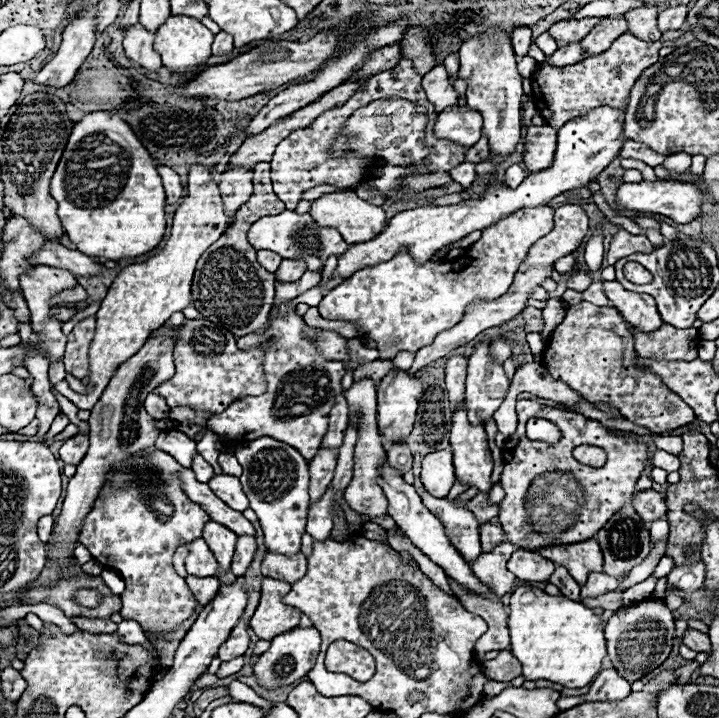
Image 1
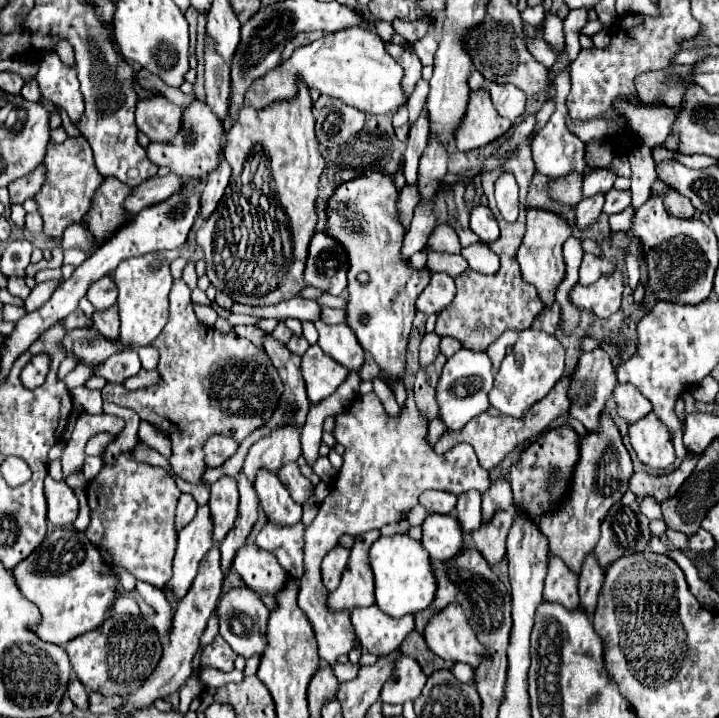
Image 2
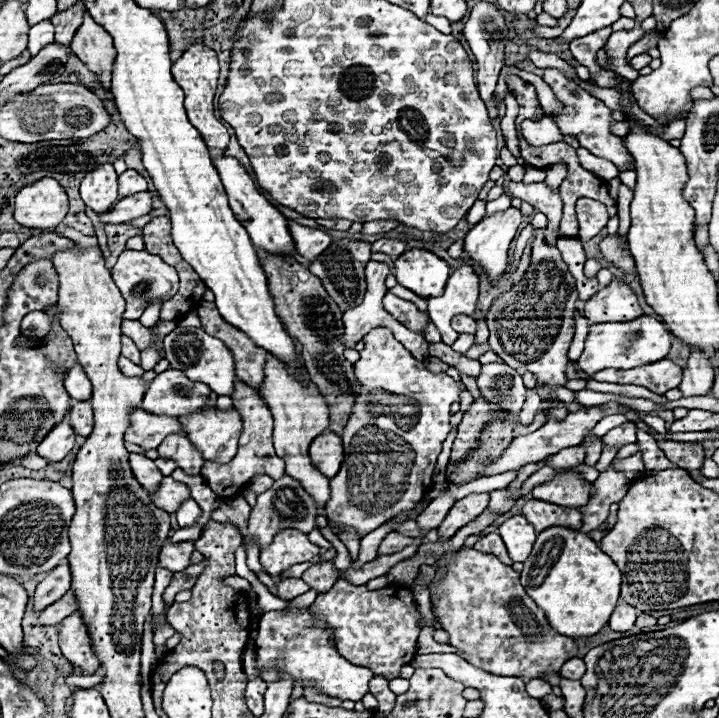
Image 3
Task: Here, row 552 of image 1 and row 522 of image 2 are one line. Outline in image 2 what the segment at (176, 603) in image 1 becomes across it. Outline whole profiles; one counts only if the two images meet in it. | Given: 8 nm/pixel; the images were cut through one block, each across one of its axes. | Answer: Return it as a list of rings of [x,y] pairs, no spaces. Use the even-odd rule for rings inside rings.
[[[130,452],[118,456],[114,464],[104,464],[100,474],[86,488],[92,520],[86,530],[88,540],[106,548],[114,562],[124,566],[136,580],[164,588],[172,578],[172,558],[176,550],[174,510],[180,490],[164,468],[154,468],[132,460]]]

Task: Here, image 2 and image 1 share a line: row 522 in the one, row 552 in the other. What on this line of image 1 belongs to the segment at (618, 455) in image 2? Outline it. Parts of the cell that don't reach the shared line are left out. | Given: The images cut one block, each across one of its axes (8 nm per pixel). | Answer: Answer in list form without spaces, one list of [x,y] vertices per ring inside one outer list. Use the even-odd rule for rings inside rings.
[[[594,538],[578,542],[578,544],[560,544],[560,546],[546,546],[538,550],[544,558],[564,566],[578,584],[584,584],[588,572],[602,570],[602,550]]]

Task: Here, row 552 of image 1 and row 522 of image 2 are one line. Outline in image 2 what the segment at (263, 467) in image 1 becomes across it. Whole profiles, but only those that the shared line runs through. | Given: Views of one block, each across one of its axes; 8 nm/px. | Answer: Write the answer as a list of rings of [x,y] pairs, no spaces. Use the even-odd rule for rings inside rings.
[[[260,468],[254,478],[254,490],[266,516],[278,524],[296,524],[302,518],[302,506],[294,502],[276,474]]]

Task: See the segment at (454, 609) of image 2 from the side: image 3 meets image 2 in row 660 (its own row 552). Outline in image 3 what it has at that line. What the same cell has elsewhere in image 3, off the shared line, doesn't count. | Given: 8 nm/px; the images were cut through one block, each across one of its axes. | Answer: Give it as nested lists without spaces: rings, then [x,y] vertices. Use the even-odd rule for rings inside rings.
[[[458,550],[458,552],[446,554],[440,562],[452,562],[452,564],[446,566],[446,576],[444,576],[436,586],[430,586],[432,612],[434,612],[434,616],[438,618],[438,622],[442,624],[442,628],[450,634],[450,644],[452,644],[454,648],[460,648],[464,654],[468,654],[468,662],[470,662],[472,666],[482,668],[482,670],[486,670],[486,672],[490,672],[490,674],[496,674],[496,676],[518,676],[518,678],[524,678],[524,682],[530,682],[532,678],[542,678],[542,680],[546,680],[548,684],[558,686],[560,680],[562,680],[562,678],[560,678],[560,666],[562,666],[564,662],[568,662],[568,658],[574,658],[574,656],[576,656],[576,652],[578,652],[576,642],[574,642],[574,638],[562,636],[562,634],[558,634],[556,630],[552,630],[552,626],[550,626],[548,620],[546,620],[544,610],[540,610],[540,608],[536,606],[536,602],[534,602],[532,598],[528,598],[524,586],[520,584],[520,572],[516,572],[512,566],[502,564],[494,554],[482,554],[482,552],[476,552],[476,550]]]

